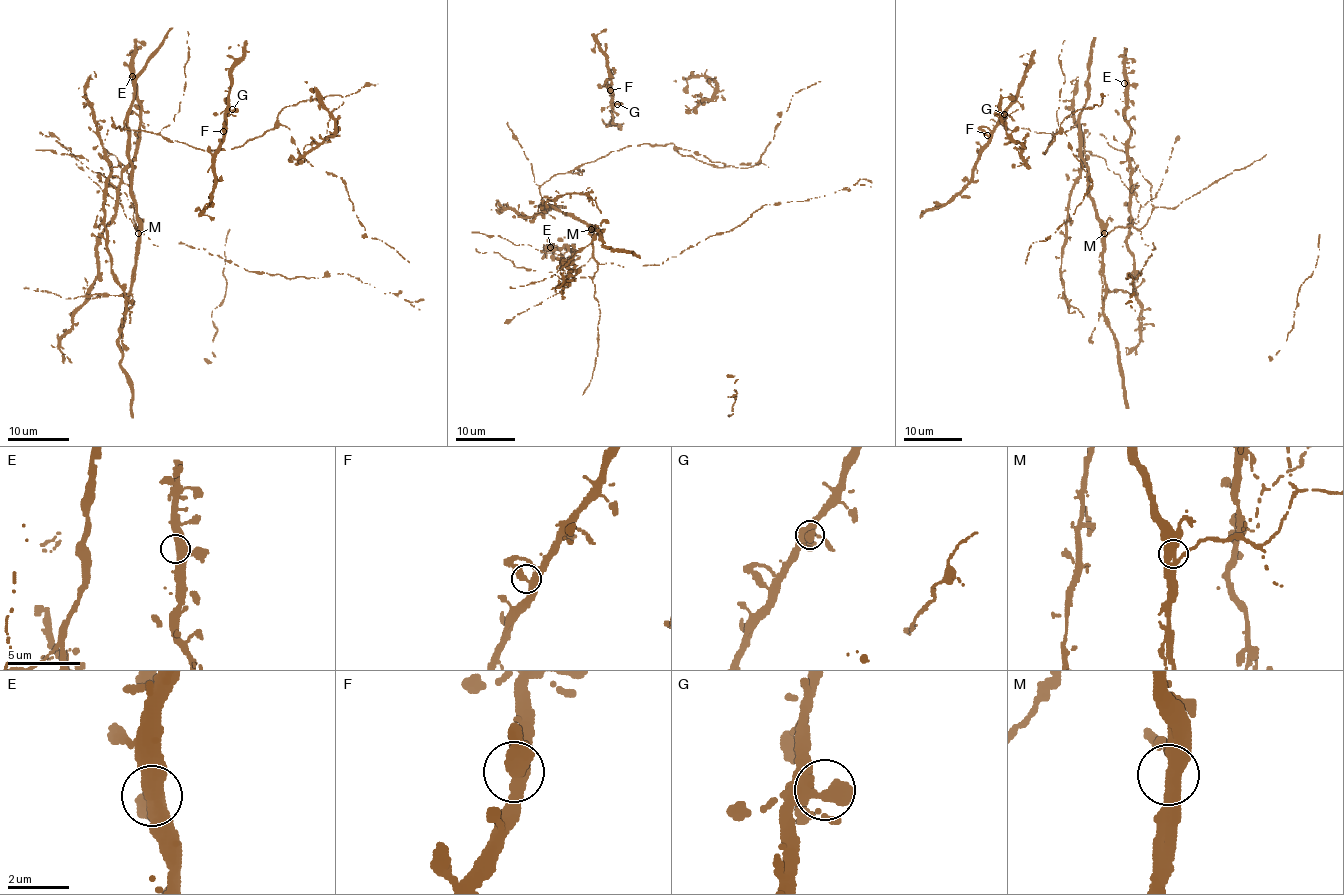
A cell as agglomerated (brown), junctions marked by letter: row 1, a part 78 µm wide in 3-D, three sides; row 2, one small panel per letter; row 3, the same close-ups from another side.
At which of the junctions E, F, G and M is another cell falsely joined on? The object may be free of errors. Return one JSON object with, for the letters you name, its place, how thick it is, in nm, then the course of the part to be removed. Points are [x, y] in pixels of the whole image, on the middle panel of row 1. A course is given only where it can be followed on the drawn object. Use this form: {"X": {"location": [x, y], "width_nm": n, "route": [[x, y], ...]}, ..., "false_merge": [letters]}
{"M": {"location": [591, 229], "width_nm": 400, "route": [[591, 229], [595, 224], [598, 227], [591, 241], [550, 277], [510, 286]]}, "false_merge": ["M"]}

